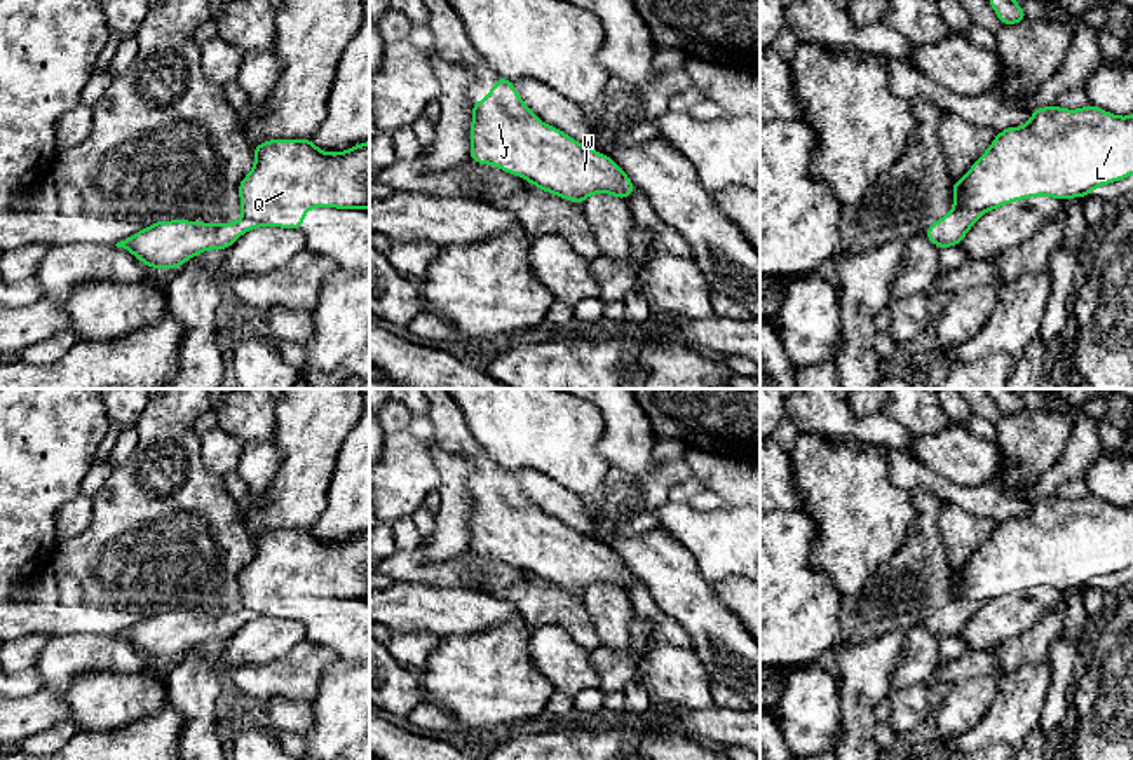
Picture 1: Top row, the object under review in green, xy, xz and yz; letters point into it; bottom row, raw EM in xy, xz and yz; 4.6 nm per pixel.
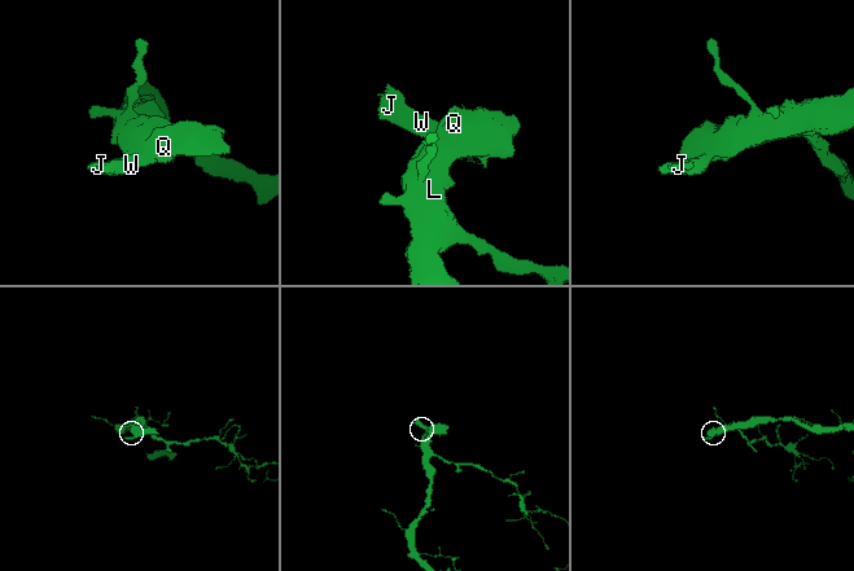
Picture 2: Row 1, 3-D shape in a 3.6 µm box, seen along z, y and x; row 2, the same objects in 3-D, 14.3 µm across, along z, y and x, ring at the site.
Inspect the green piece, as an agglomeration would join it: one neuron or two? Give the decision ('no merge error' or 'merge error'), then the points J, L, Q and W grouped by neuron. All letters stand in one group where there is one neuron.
merge error; J W / L Q

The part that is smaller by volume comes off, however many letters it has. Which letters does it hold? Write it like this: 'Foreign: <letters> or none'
Foreign: J, W

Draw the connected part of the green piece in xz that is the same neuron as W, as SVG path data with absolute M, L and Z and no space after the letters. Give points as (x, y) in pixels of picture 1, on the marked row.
M505 77L485 101L472 105L471 160L497 166L577 204L591 193L612 193L626 176L610 157L544 124Z

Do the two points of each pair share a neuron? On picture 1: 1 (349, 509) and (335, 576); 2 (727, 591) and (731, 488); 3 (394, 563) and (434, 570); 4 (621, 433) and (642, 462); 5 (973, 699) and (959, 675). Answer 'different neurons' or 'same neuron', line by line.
1: different neurons
2: different neurons
3: same neuron
4: same neuron
5: different neurons

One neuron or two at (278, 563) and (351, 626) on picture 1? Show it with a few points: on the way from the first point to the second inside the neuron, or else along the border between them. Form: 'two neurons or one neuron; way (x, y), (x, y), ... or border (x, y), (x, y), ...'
one neuron; way (295, 576), (333, 609)

